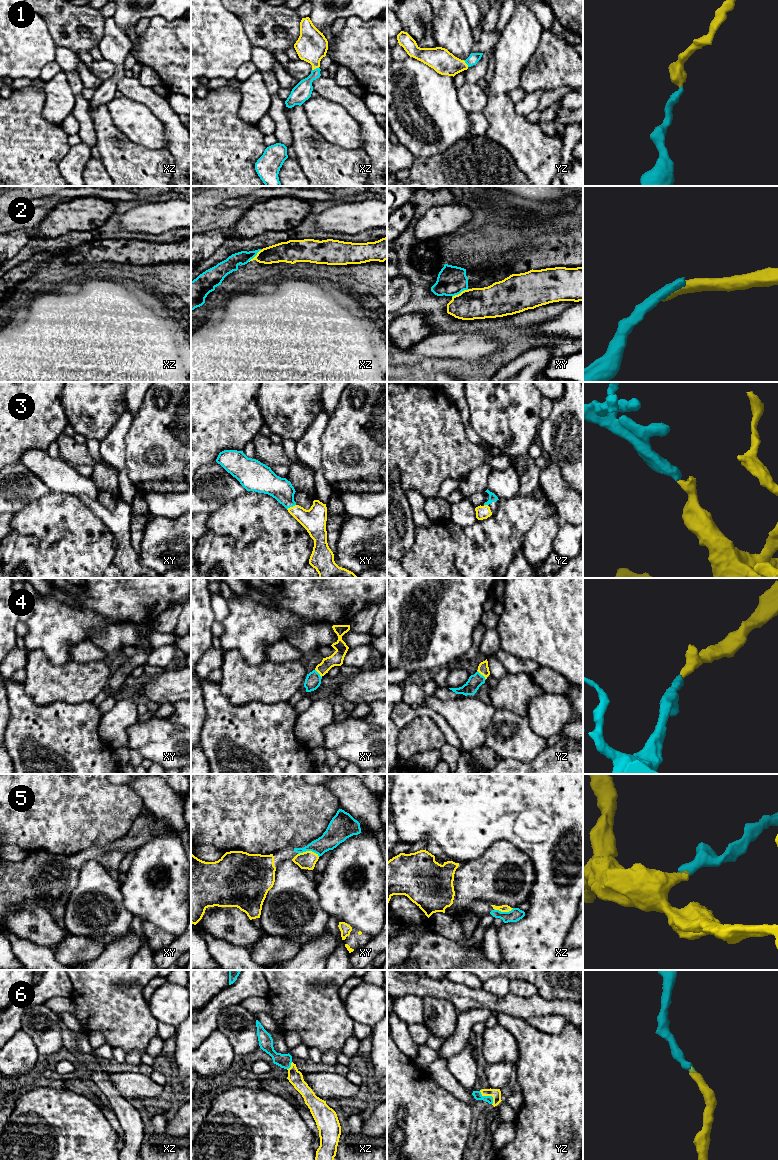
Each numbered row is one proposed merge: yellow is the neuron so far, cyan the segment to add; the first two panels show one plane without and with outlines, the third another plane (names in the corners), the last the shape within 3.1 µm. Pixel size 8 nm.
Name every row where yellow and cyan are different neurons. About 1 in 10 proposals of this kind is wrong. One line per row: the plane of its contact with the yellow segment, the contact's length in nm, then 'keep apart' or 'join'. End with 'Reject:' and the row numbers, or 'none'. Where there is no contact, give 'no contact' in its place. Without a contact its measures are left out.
1: meets yellow in xz; contact 60 nm long; join
2: meets yellow in xy; contact 150 nm long; keep apart
3: meets yellow in xy; contact 80 nm long; join
4: meets yellow in yz; contact 100 nm long; join
5: meets yellow in xy; contact 180 nm long; join
6: meets yellow in yz; contact 160 nm long; join
Reject: 2

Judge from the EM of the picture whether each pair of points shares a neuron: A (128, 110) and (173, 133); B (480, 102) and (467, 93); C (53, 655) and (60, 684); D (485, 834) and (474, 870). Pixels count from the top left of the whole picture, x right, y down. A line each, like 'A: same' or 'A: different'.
A: different
B: same
C: different
D: different

